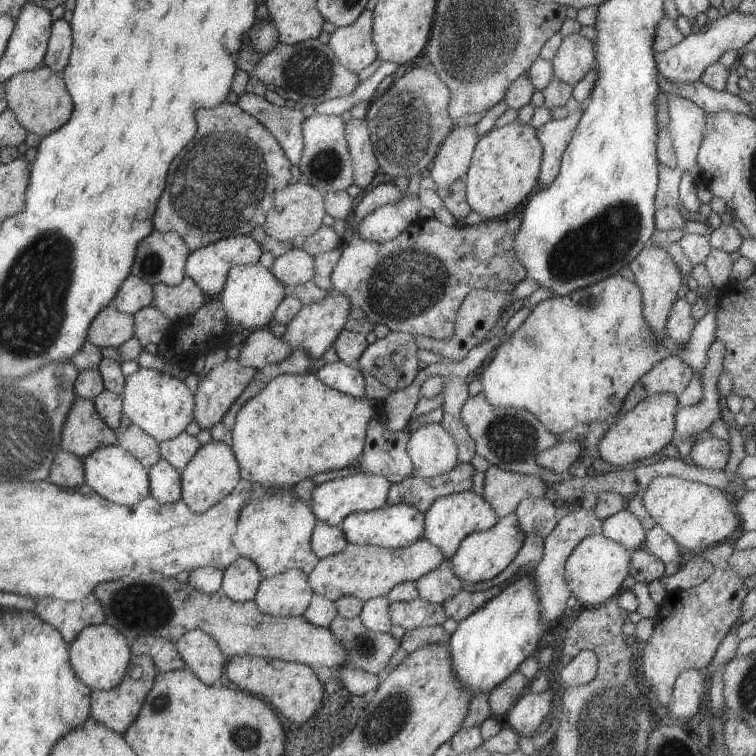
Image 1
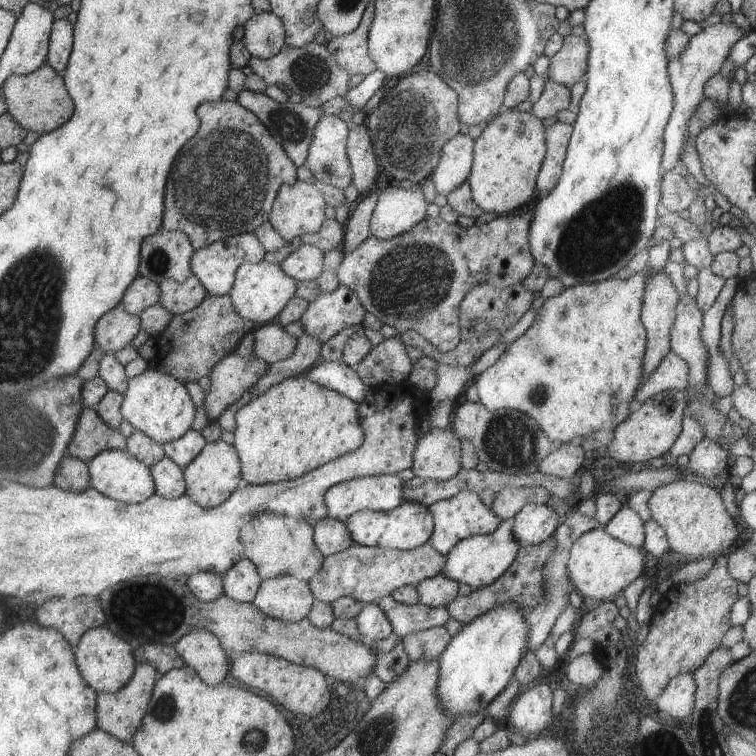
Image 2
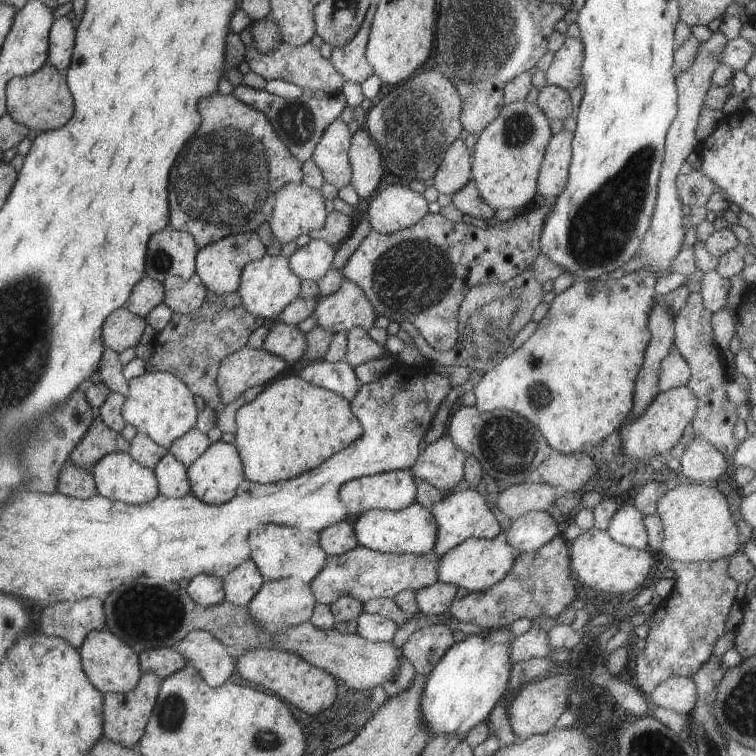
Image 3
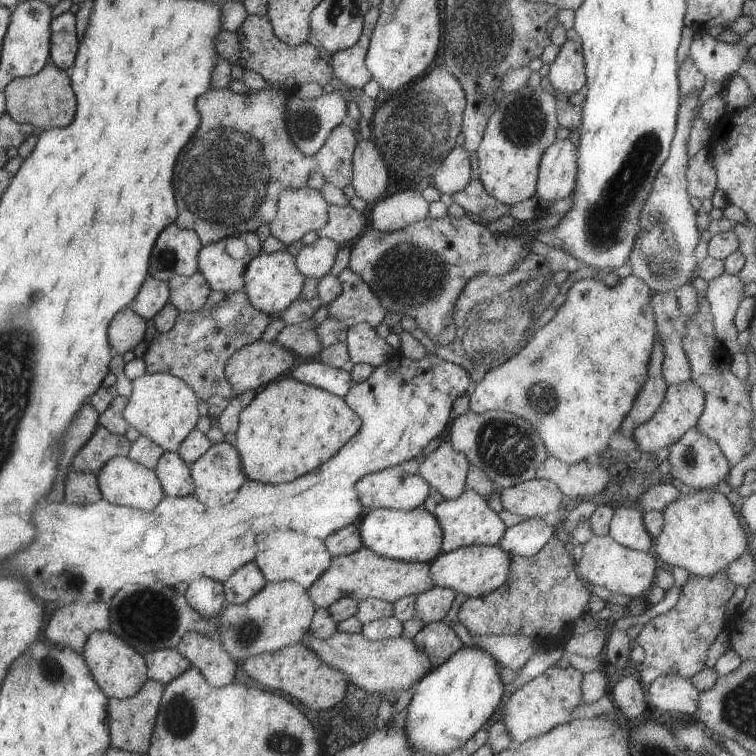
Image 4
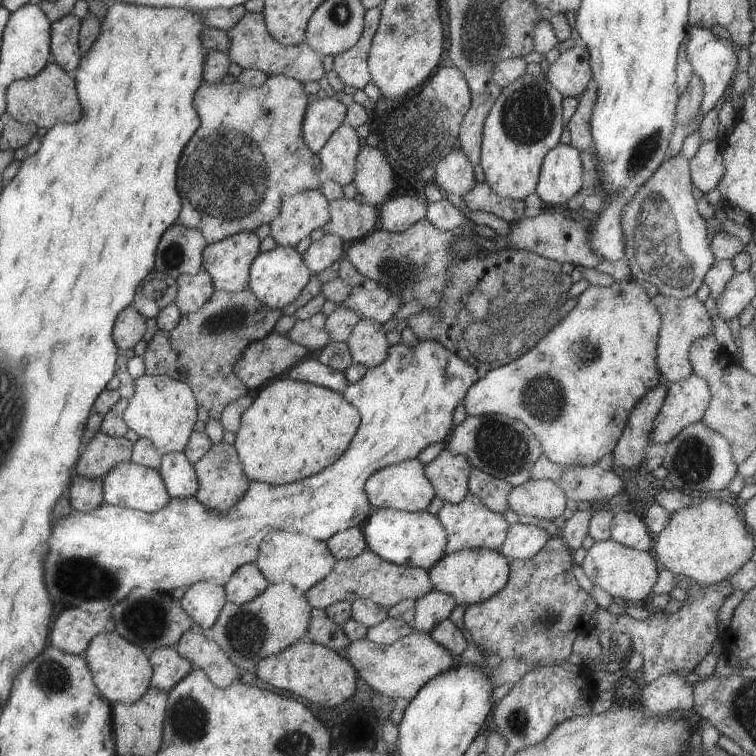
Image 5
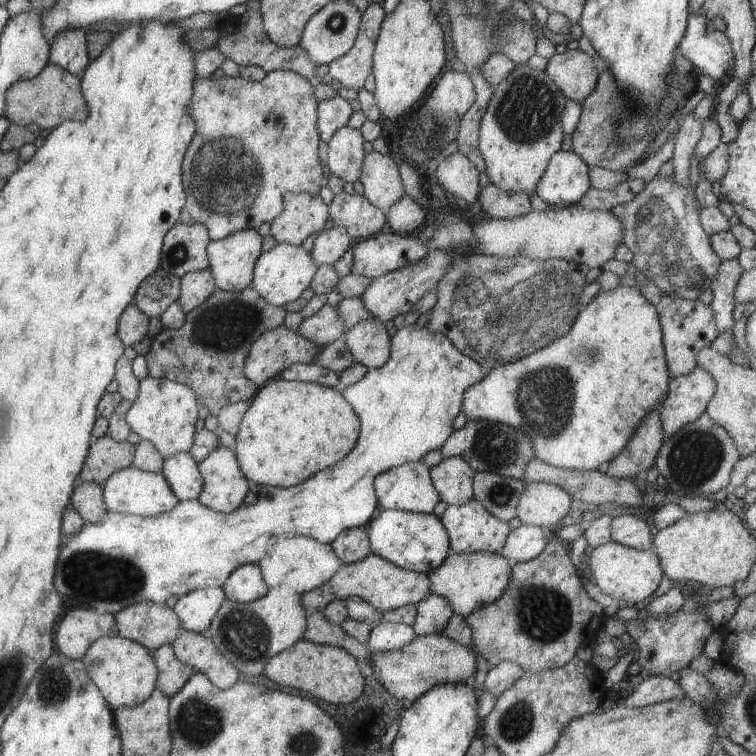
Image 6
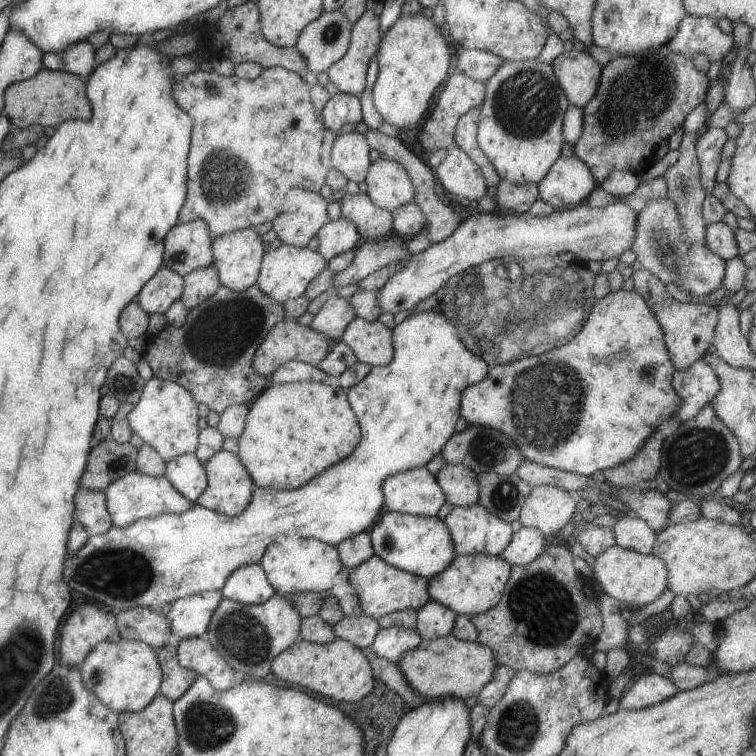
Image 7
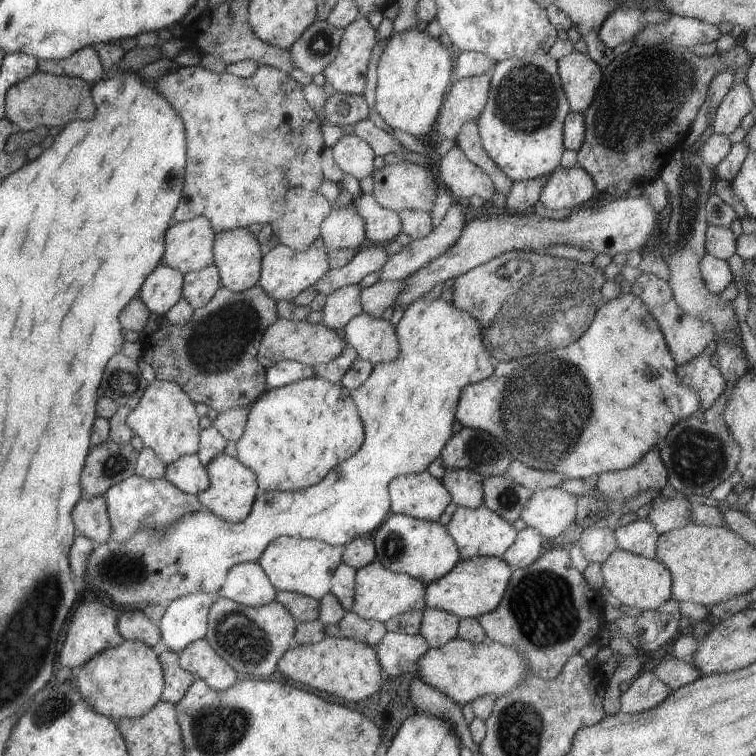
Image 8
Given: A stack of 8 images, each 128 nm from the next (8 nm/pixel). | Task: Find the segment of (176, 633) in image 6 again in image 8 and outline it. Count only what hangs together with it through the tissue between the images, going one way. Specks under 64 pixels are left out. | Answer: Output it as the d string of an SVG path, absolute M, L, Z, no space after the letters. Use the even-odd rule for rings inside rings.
M140 608L125 609L117 616L116 626L124 640L141 642L149 647L161 642L156 623L149 620Z

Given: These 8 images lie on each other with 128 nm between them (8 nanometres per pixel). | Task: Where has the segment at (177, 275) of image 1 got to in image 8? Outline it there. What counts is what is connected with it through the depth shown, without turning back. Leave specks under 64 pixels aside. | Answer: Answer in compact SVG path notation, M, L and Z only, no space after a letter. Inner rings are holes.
M197 216L189 221L172 223L164 235L161 263L185 275L213 264L214 231L210 223Z

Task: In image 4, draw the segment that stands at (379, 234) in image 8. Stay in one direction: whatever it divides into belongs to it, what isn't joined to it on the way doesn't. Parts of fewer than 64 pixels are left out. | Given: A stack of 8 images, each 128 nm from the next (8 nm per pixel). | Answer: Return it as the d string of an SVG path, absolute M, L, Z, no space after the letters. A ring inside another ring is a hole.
M327 205L327 222L318 231L318 237L333 240L339 247L351 245L364 230L367 223L366 213L355 211L350 205Z

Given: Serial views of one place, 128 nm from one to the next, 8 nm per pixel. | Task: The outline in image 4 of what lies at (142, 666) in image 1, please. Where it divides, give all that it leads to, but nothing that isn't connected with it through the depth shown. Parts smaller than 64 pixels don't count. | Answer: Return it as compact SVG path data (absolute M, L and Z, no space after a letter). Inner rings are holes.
M147 679L143 683L143 686L141 686L141 688L129 698L116 699L113 697L106 697L108 733L111 746L114 746L119 750L129 751L135 754L146 754L163 687L164 685L162 682Z

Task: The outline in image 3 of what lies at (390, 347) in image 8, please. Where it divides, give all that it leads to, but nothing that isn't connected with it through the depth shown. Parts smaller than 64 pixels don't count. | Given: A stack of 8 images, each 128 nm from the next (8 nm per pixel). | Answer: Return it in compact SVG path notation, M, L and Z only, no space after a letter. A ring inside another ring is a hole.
M353 327L346 332L346 351L343 360L349 363L349 366L373 360L380 357L387 349L380 346L367 335L367 331L361 327Z

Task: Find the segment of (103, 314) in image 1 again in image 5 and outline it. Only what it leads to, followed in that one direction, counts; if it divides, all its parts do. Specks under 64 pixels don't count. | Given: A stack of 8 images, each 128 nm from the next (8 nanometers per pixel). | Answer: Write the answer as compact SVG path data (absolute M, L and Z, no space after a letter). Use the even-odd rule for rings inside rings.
M127 305L115 320L113 326L113 340L119 352L133 348L142 339L145 332L145 319L135 310L132 305Z

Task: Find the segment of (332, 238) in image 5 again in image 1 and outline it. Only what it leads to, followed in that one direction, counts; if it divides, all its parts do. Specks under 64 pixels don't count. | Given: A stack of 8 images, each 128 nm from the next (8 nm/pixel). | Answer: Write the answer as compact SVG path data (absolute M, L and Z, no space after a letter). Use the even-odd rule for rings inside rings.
M291 249L282 256L275 258L269 266L273 278L277 278L287 289L313 279L315 275L314 257L309 256L305 250Z

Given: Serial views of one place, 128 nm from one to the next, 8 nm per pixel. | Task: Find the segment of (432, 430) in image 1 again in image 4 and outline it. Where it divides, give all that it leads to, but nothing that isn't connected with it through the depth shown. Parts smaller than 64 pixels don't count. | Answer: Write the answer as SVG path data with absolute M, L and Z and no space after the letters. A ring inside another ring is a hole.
M443 436L435 450L420 458L417 474L444 499L457 498L465 490L467 457L457 452Z

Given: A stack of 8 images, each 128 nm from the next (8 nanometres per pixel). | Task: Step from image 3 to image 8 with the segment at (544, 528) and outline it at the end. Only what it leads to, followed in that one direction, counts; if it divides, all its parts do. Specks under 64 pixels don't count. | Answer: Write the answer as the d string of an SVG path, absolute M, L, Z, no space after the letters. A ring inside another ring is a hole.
M526 527L516 535L515 542L500 557L512 570L521 569L539 558L545 547L545 539L532 527Z

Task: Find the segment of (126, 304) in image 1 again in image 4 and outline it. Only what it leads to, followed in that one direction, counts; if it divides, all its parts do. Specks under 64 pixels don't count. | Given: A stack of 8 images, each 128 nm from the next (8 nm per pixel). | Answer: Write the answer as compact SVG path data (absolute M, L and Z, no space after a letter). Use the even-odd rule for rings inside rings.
M148 274L141 283L135 298L127 306L135 314L148 320L152 319L167 301L169 301L167 281L157 280Z

